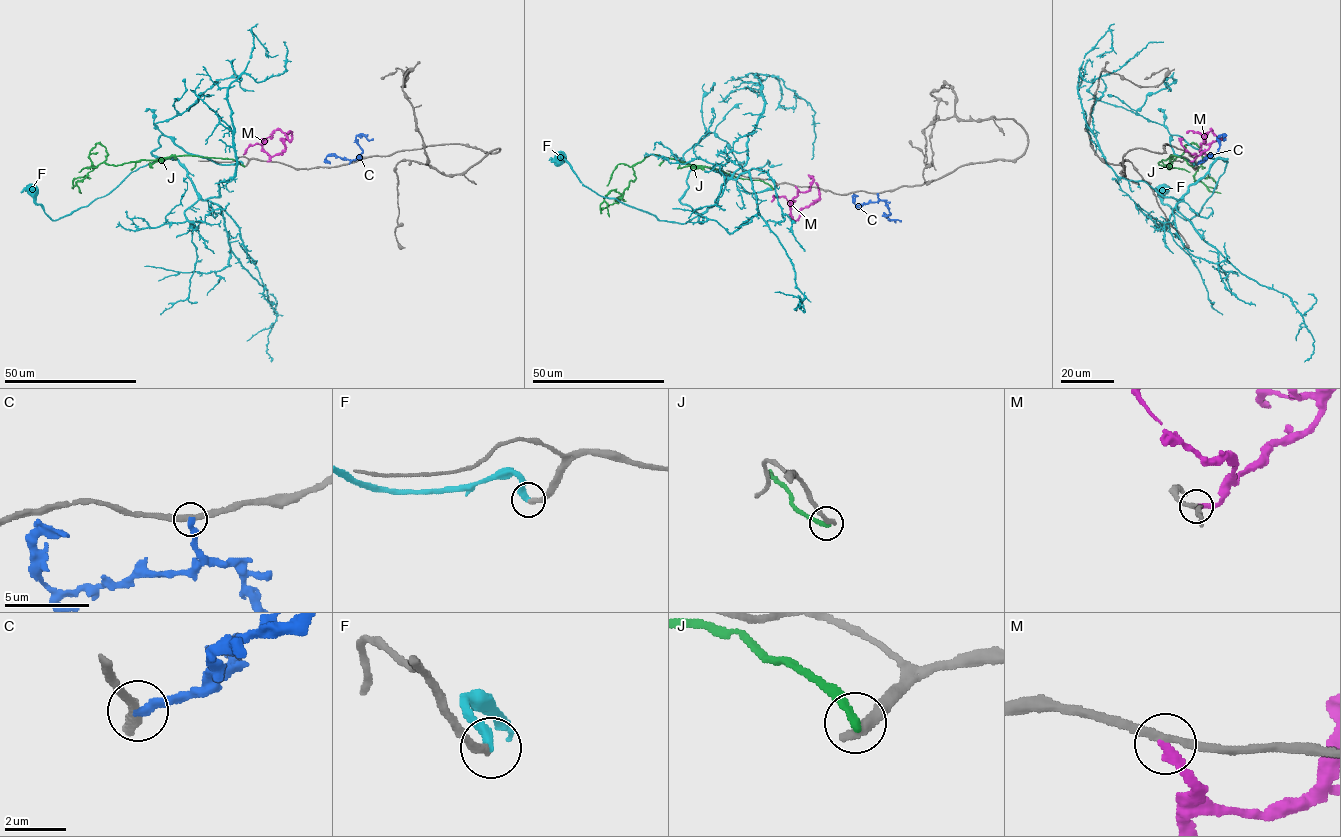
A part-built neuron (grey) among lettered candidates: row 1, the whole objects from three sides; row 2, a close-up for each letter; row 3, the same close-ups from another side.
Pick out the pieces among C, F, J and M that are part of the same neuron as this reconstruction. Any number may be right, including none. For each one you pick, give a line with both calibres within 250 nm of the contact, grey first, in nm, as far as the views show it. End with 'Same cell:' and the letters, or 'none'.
F: calibres 300 and 360 nm
Same cell: F

